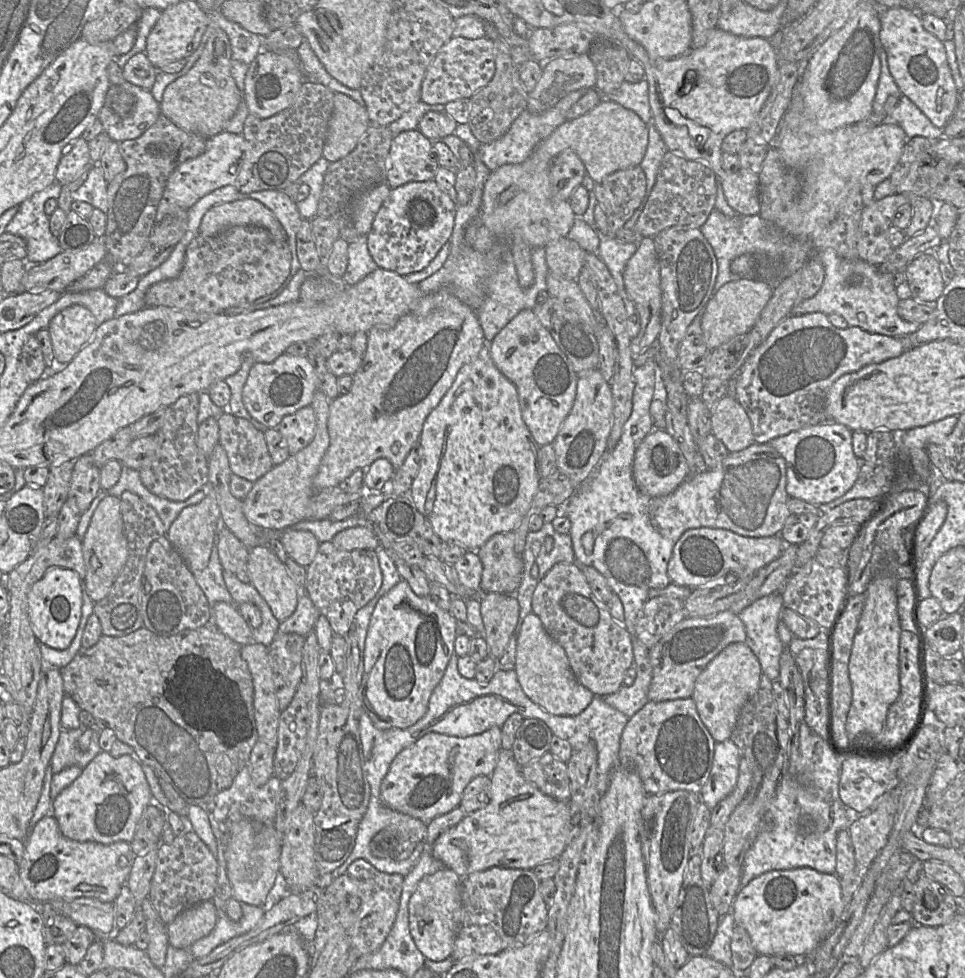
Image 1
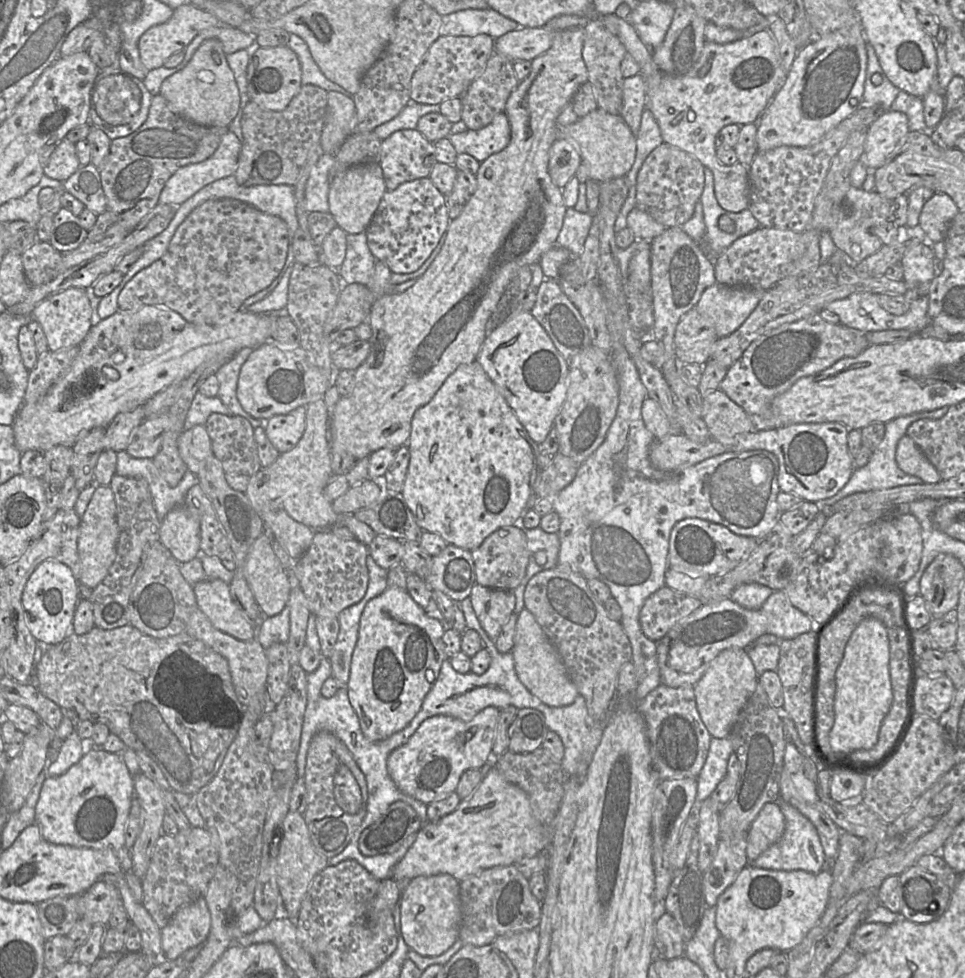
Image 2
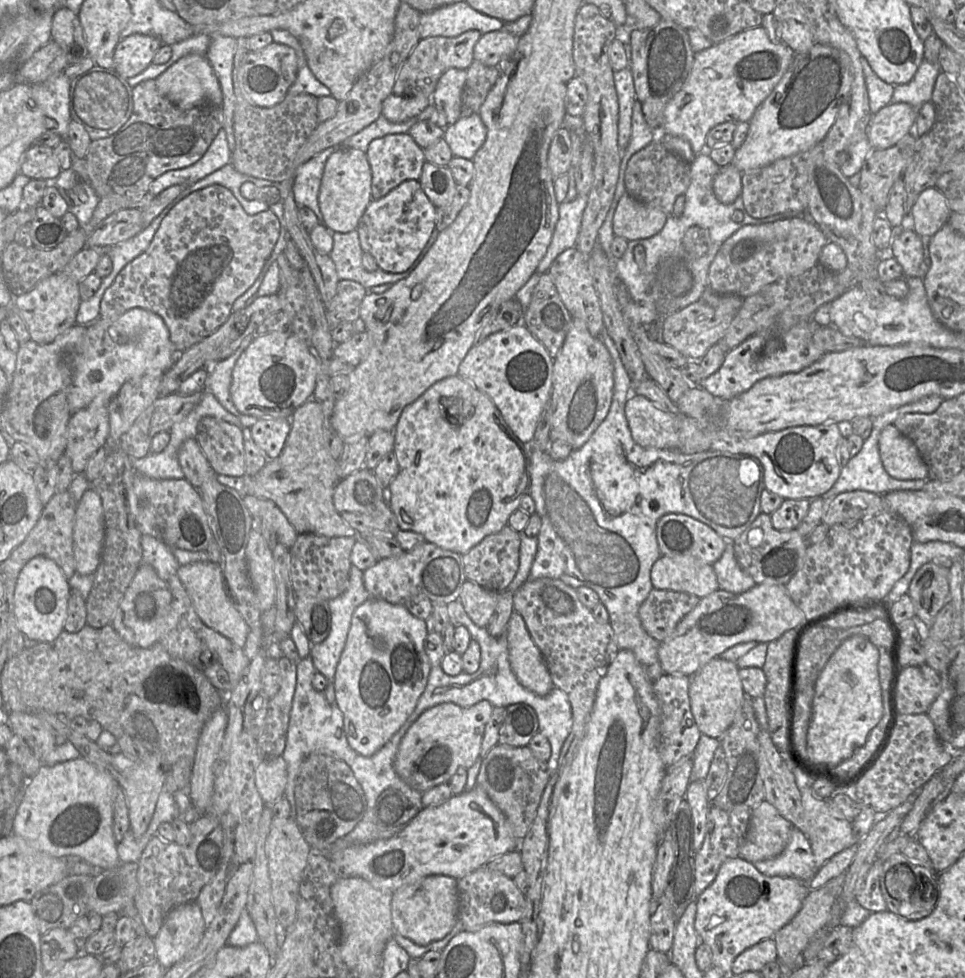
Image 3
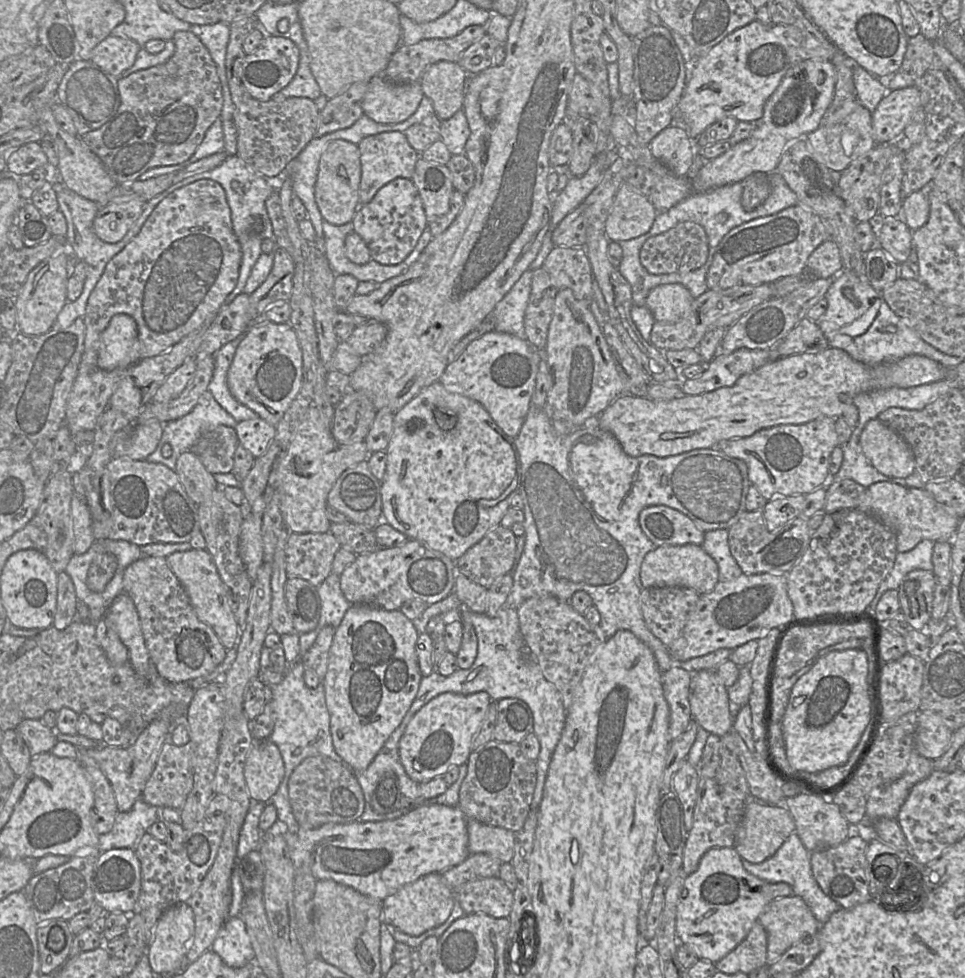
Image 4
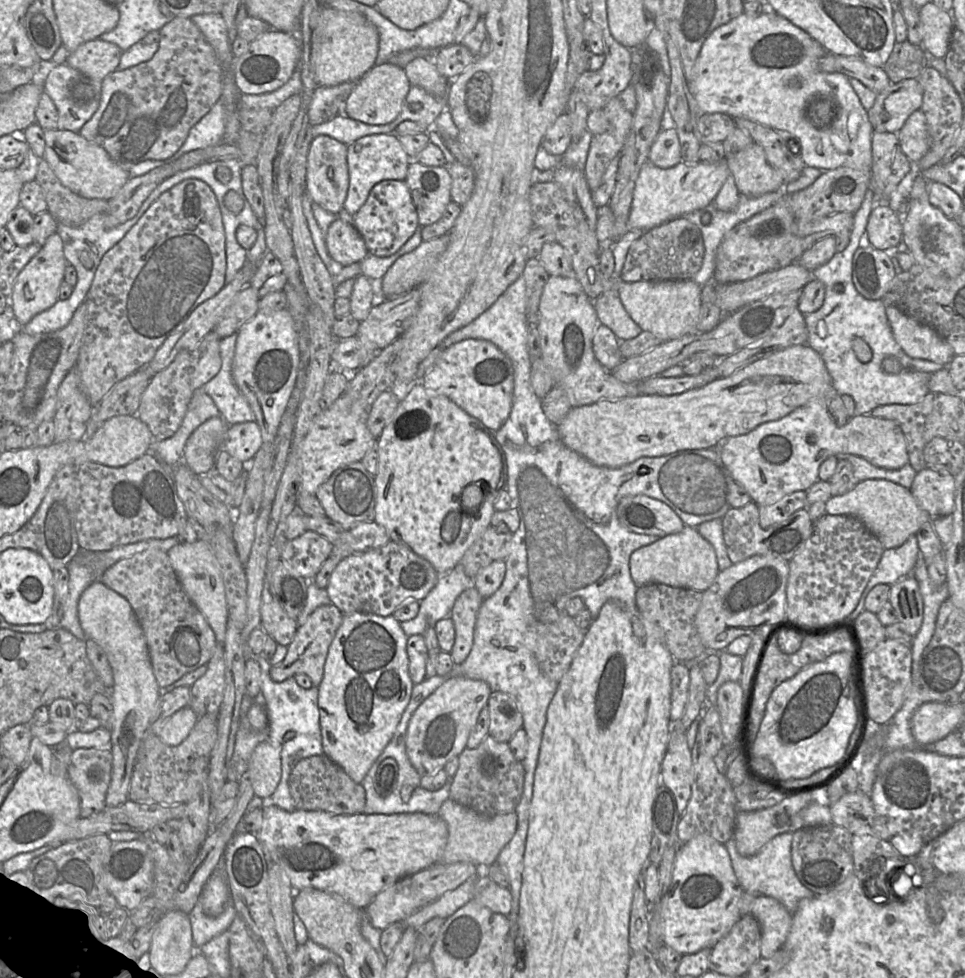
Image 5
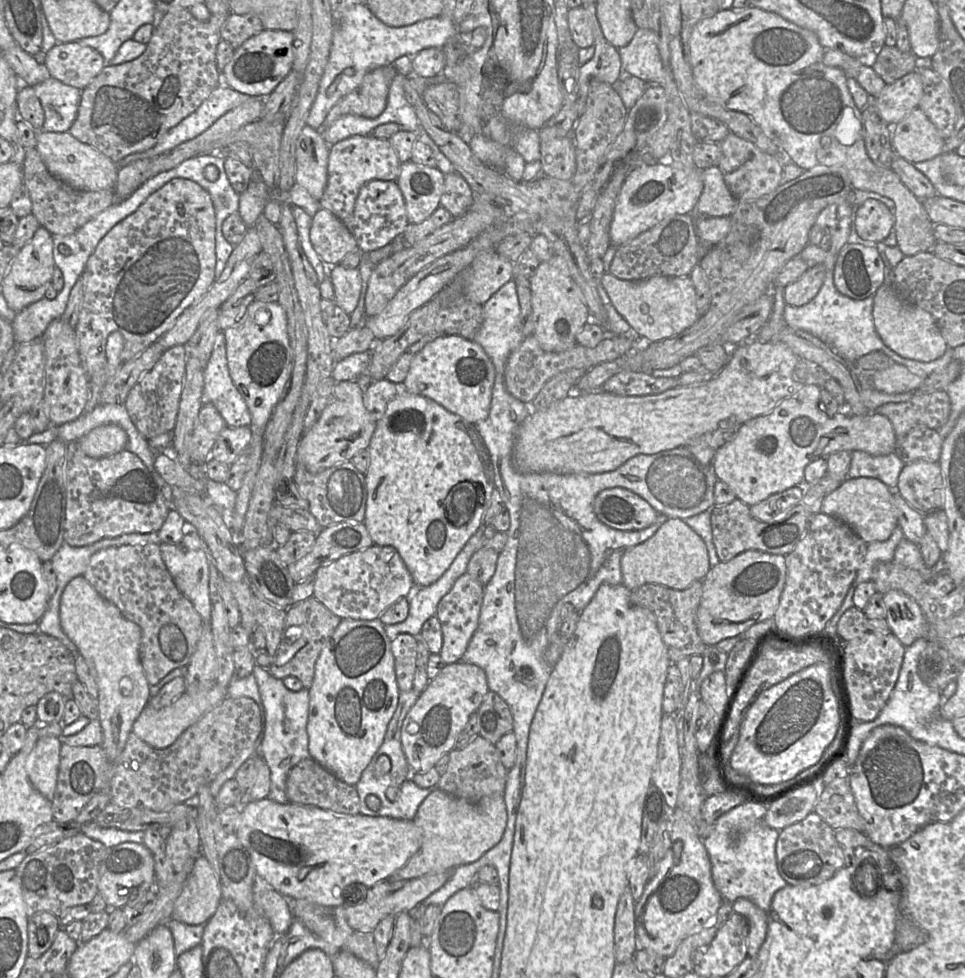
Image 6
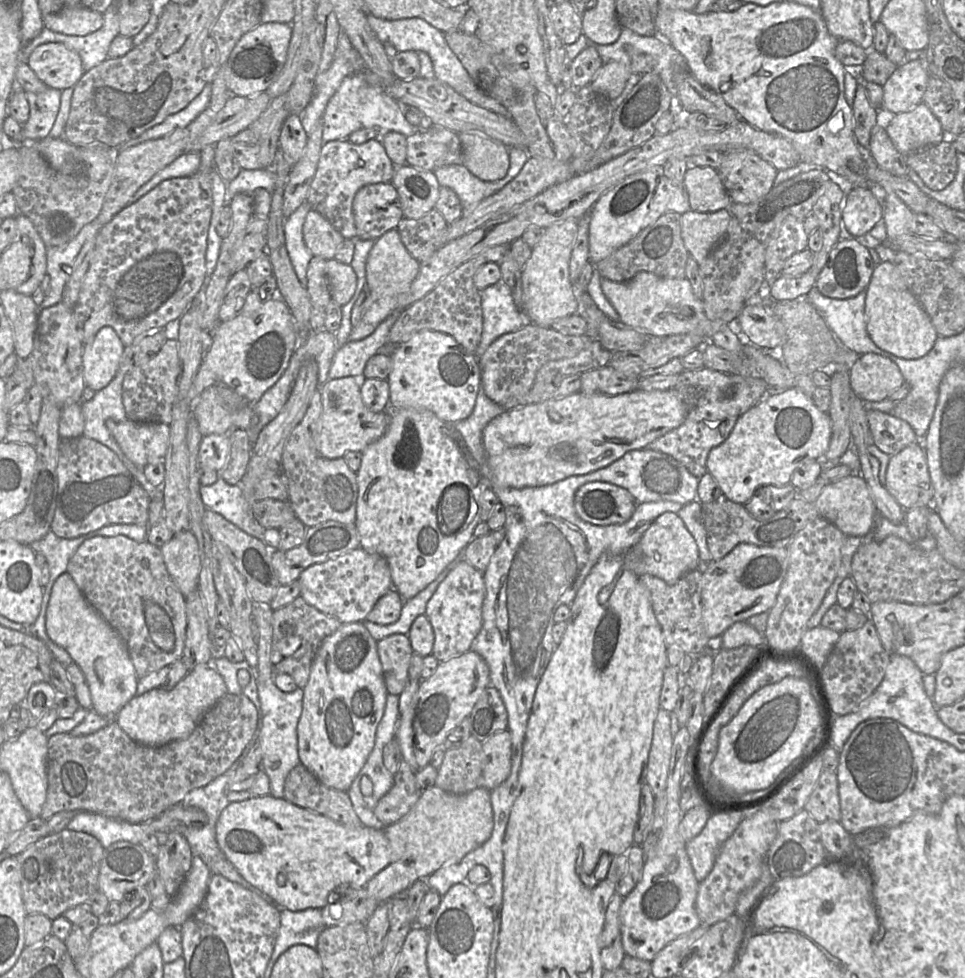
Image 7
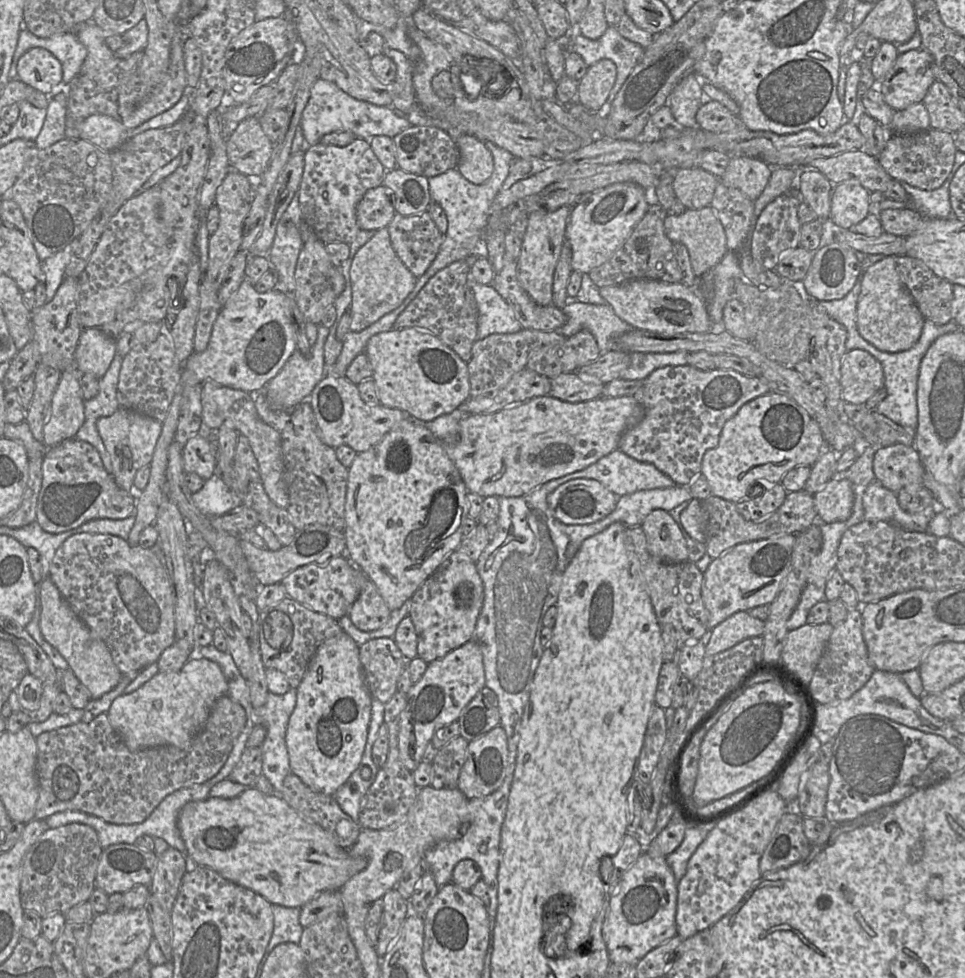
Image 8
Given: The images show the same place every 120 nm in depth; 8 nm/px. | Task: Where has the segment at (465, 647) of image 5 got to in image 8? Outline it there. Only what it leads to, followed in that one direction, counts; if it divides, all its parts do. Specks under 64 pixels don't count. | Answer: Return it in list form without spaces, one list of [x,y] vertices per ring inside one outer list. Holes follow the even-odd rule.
[[[455,550],[445,557],[411,597],[408,616],[417,636],[417,657],[430,663],[473,639],[483,604],[483,583],[476,563]]]

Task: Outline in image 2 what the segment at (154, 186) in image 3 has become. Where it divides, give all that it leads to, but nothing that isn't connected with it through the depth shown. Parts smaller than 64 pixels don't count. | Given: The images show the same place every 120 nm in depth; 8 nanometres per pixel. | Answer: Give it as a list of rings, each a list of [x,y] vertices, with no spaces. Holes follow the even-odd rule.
[[[227,131],[215,152],[206,160],[179,168],[166,182],[159,203],[177,207],[206,185],[234,176],[241,150],[241,140]]]

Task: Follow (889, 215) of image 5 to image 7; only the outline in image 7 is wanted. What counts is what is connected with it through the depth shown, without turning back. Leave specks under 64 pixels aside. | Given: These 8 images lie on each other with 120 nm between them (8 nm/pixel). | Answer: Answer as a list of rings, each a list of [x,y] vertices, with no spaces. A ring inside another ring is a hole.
[[[854,187],[844,198],[842,224],[849,238],[863,239],[883,215],[883,207],[867,187]]]

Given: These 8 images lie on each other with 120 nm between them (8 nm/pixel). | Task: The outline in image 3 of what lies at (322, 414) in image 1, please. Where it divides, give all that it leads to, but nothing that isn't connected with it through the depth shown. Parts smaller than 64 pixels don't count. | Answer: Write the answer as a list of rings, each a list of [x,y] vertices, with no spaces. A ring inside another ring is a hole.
[[[313,398],[309,399],[292,413],[290,422],[291,430],[282,452],[277,457],[268,459],[265,466],[255,475],[247,476],[245,494],[272,500],[298,534],[313,533],[327,537],[357,536],[357,532],[342,519],[333,505],[333,492],[340,480],[337,475],[338,462],[331,456],[324,439],[321,406]]]

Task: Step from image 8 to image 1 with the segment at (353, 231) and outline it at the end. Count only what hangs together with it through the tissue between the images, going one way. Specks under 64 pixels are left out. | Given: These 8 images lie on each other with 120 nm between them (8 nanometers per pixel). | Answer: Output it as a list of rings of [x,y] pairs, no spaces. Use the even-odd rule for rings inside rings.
[[[418,129],[395,135],[389,155],[386,183],[391,189],[408,182],[434,179],[439,167],[431,140]]]

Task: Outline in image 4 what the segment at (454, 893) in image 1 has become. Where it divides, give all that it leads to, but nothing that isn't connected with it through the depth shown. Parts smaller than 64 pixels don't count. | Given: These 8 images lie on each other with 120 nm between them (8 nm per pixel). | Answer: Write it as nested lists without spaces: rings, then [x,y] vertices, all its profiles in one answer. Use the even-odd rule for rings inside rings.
[[[431,873],[403,886],[383,901],[383,922],[410,936],[420,936],[442,925],[449,918],[454,903],[454,890],[445,882],[442,874]]]

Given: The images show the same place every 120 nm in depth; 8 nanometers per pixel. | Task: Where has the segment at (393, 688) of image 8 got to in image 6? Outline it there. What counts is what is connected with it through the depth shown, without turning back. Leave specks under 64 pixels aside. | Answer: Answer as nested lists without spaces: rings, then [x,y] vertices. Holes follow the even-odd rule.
[[[399,634],[391,641],[396,681],[400,692],[413,688],[416,672],[417,640],[410,634]]]

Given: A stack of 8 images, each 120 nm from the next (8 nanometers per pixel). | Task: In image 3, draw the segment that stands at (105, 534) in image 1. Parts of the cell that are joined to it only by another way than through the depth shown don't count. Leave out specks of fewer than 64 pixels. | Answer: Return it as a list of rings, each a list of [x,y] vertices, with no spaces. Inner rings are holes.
[[[92,489],[76,503],[73,526],[73,556],[76,572],[93,575],[99,565],[105,536],[102,501]]]

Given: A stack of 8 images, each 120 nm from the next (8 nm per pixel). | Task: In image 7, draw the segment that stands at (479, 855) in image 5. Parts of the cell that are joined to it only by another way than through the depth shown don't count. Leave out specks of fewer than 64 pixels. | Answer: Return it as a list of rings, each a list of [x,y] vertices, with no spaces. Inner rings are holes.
[[[436,785],[422,790],[416,804],[402,819],[382,829],[392,847],[392,862],[365,889],[378,903],[387,903],[414,882],[426,880],[441,867],[461,861],[490,838],[493,827],[491,790],[479,787],[466,794],[452,794]]]

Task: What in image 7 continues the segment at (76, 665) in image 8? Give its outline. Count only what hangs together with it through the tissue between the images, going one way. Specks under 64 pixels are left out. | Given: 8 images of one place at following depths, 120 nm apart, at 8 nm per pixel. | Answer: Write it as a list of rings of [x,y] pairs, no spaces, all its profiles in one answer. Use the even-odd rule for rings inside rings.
[[[68,573],[59,576],[52,587],[46,610],[46,633],[51,641],[69,653],[73,662],[84,673],[91,693],[93,710],[103,717],[115,720],[118,712],[136,696],[139,678],[124,639],[89,604]]]

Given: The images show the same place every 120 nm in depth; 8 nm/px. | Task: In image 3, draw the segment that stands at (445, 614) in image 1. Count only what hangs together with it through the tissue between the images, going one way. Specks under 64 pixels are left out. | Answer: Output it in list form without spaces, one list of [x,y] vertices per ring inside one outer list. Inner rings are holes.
[[[369,598],[353,612],[333,685],[336,702],[343,713],[347,742],[362,756],[372,756],[382,748],[415,709],[432,668],[424,650],[427,634],[427,622],[414,617],[403,604],[391,604],[383,599]]]

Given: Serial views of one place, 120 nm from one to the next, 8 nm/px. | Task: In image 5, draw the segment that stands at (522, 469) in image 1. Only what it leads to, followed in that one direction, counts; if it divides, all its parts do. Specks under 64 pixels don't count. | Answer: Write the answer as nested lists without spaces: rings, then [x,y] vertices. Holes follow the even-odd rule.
[[[415,382],[403,393],[403,398],[399,401],[393,416],[376,439],[375,448],[378,452],[378,470],[374,476],[376,488],[374,522],[385,529],[390,541],[406,544],[415,554],[427,560],[438,575],[448,573],[460,562],[474,541],[491,526],[491,517],[495,512],[494,503],[501,489],[505,489],[505,453],[496,440],[495,431],[470,416],[448,397],[430,392],[421,382]]]

